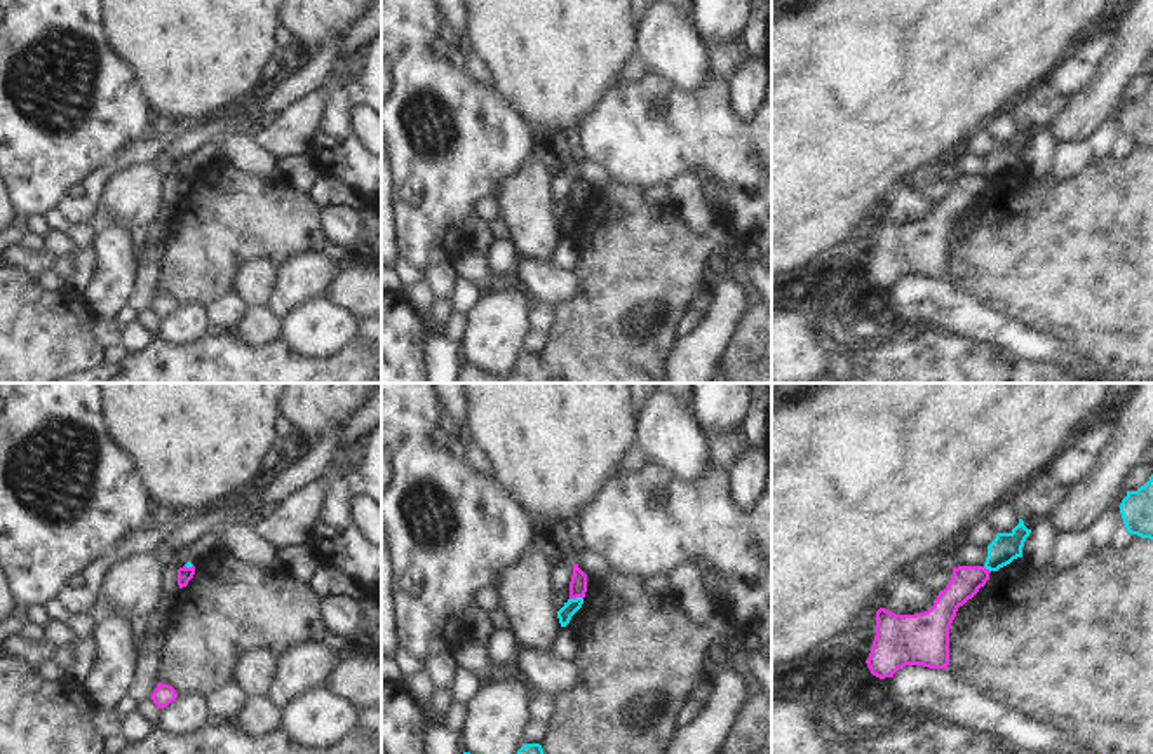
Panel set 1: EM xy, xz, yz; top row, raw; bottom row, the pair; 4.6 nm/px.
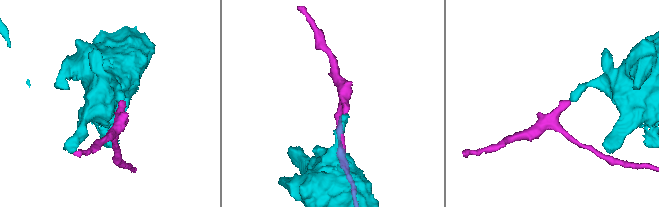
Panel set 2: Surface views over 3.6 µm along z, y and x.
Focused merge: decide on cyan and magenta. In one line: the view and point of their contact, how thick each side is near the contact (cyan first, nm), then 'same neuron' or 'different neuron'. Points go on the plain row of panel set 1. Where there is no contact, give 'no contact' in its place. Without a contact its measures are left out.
meets cyan in xz at (577, 208); 70 nm thick on the cyan side, 80 nm on the other; different neuron

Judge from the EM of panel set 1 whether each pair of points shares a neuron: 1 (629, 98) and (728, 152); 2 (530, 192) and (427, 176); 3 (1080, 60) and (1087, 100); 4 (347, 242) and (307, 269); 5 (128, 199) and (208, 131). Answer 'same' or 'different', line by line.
1: same
2: different
3: different
4: different
5: same

